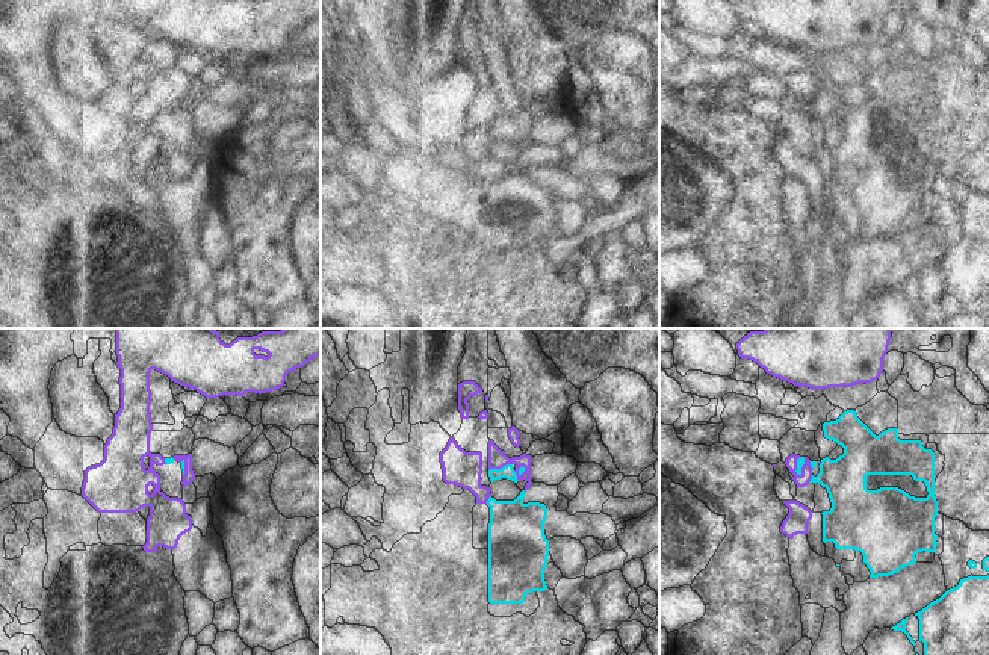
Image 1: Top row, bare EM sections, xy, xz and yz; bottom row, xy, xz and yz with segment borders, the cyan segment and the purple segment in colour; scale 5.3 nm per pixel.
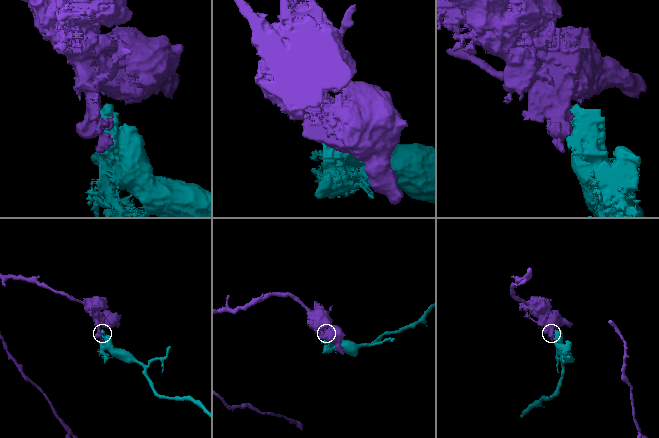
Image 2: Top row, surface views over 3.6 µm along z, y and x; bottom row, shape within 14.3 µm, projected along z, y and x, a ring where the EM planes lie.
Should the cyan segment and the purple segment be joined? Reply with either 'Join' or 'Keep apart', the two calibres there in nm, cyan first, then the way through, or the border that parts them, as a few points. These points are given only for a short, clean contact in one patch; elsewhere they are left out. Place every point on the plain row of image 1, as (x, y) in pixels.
Keep apart. Thickness 70 nm (cyan) against 100 nm. Boundary: xz (511, 124), (489, 132)

